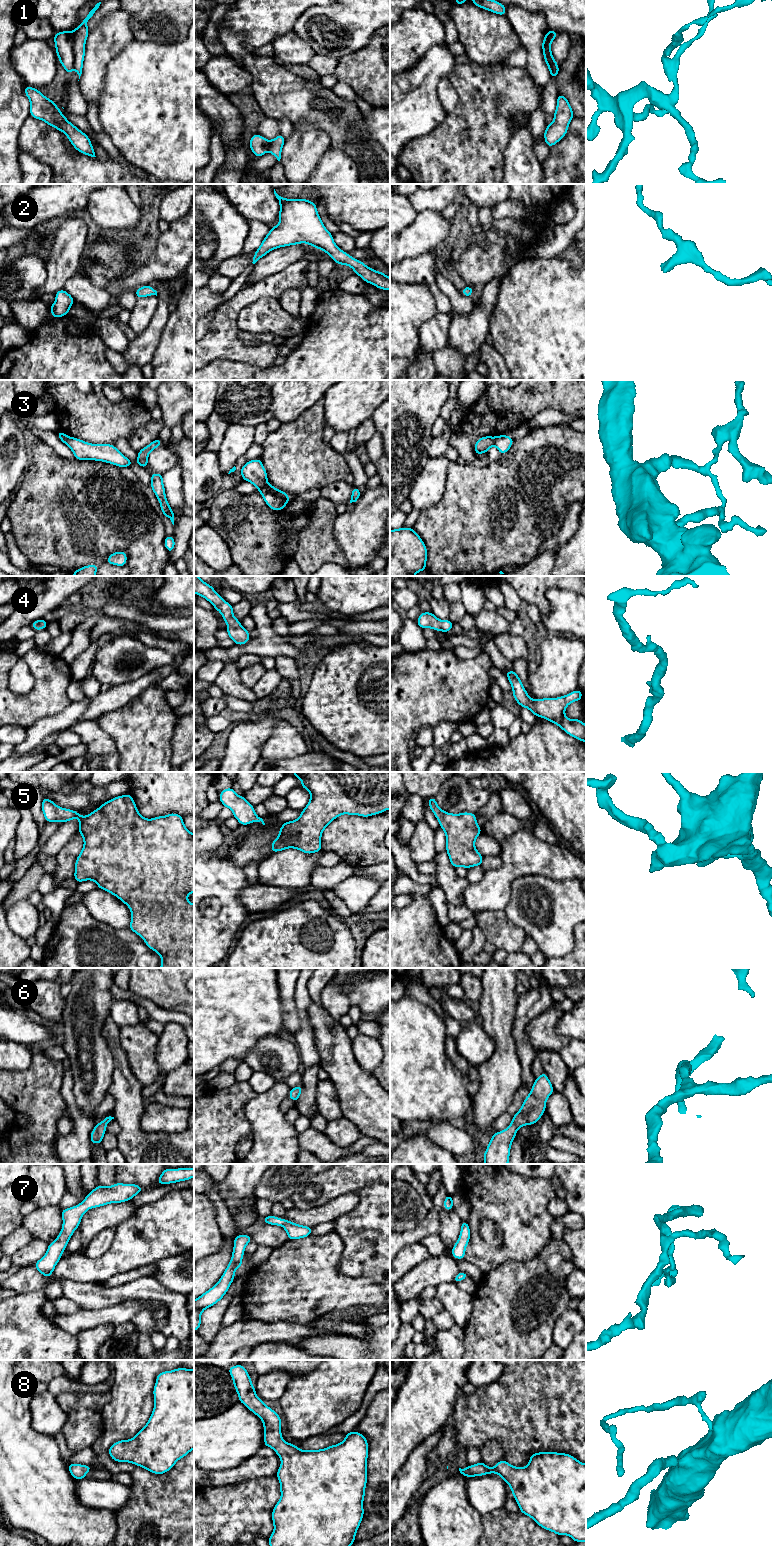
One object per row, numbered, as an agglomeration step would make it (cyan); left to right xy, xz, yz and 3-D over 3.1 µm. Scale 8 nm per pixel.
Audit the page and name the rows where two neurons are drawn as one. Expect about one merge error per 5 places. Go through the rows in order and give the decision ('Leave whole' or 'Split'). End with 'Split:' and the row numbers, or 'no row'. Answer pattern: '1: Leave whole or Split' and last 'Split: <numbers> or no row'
1: Split
2: Leave whole
3: Split
4: Leave whole
5: Leave whole
6: Leave whole
7: Leave whole
8: Leave whole
Split: 1, 3

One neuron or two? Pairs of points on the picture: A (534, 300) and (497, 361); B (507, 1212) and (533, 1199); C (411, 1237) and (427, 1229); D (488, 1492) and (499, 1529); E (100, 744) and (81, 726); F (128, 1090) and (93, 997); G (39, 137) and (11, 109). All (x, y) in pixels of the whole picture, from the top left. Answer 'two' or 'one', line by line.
A: two
B: one
C: one
D: two
E: one
F: two
G: two

